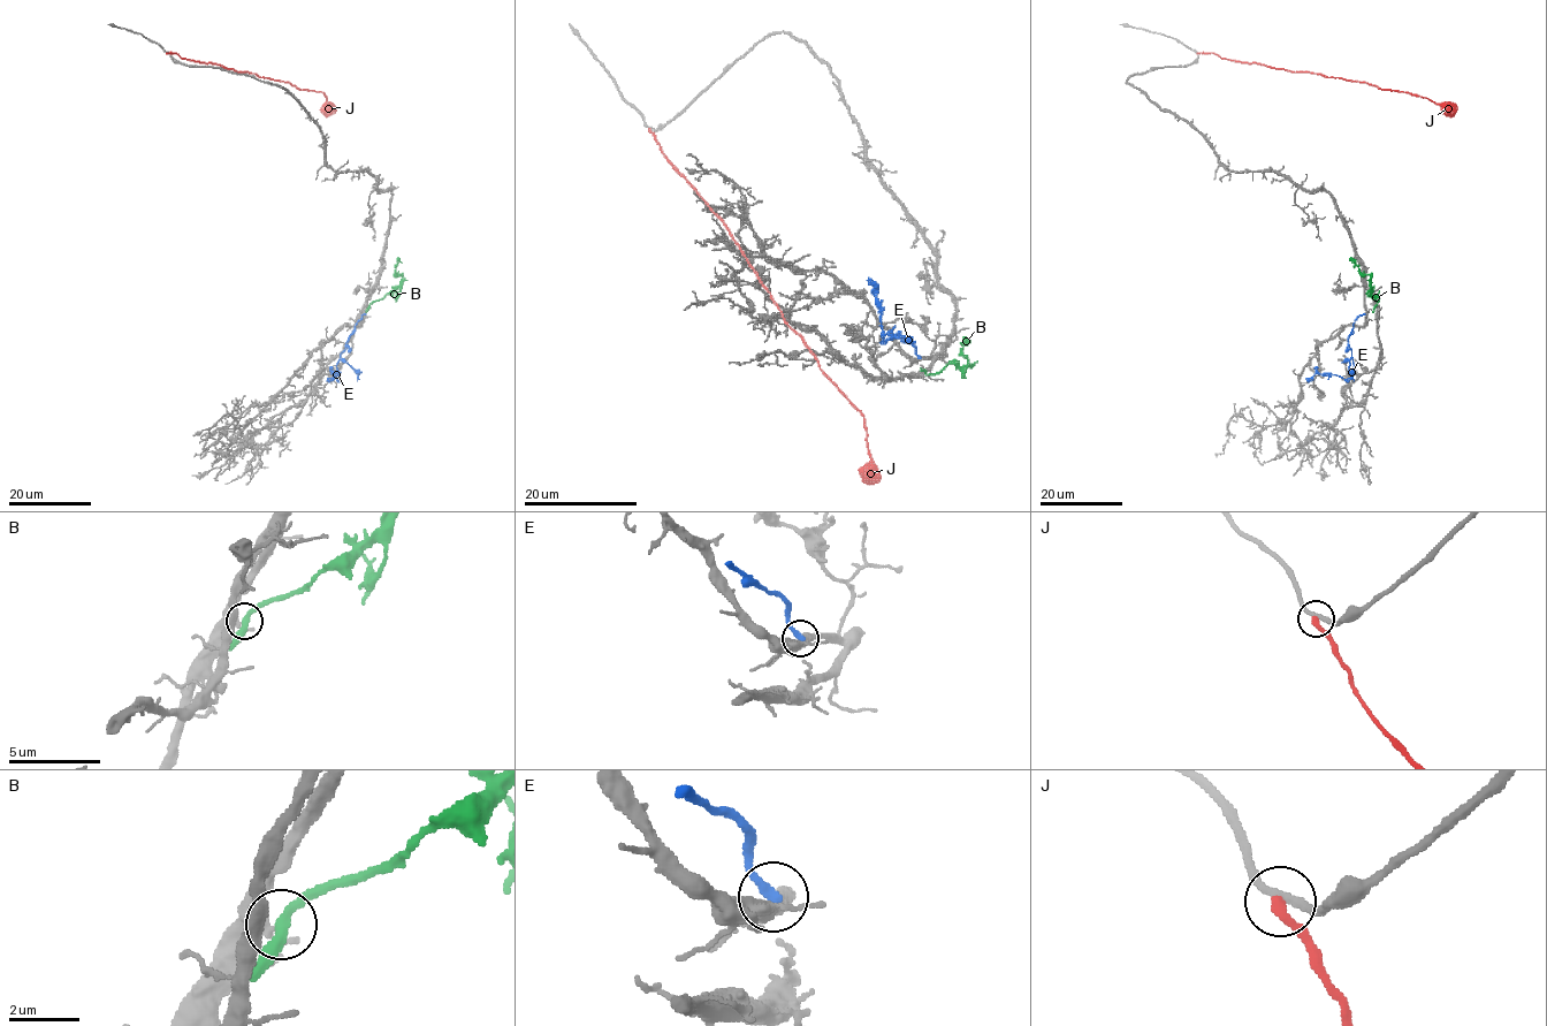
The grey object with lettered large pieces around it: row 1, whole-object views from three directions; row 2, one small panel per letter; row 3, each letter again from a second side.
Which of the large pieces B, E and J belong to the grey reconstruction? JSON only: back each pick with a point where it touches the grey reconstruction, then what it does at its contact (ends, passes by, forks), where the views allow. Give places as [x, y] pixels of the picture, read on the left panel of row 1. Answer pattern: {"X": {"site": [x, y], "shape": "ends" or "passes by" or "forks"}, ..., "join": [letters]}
{"join": []}

